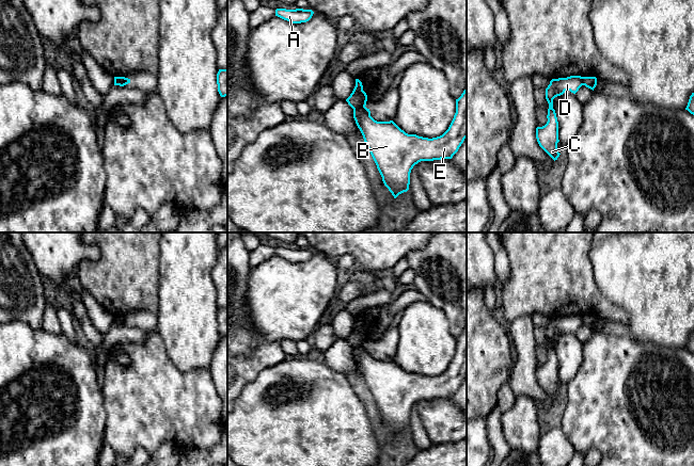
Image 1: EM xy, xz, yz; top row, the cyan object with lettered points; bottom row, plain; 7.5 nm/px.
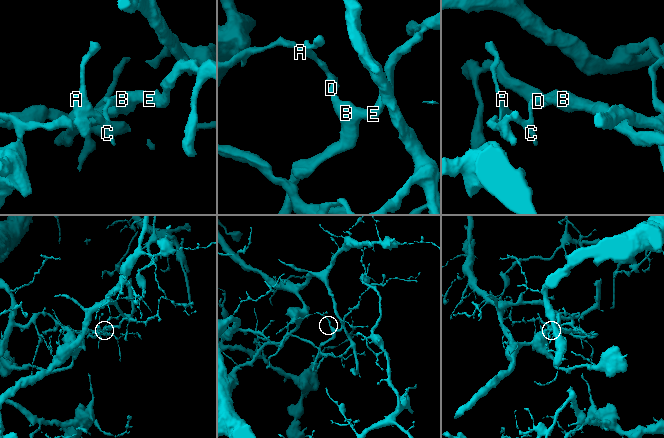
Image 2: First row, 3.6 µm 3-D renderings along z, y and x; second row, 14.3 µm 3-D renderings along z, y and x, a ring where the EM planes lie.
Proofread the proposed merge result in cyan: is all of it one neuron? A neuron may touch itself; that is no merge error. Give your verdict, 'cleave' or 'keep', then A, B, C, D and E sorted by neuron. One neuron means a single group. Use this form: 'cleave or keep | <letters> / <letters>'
cleave | A C D / B E

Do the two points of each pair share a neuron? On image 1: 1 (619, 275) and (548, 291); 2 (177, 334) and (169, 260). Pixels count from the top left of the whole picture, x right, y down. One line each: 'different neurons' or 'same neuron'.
1: different neurons
2: same neuron

